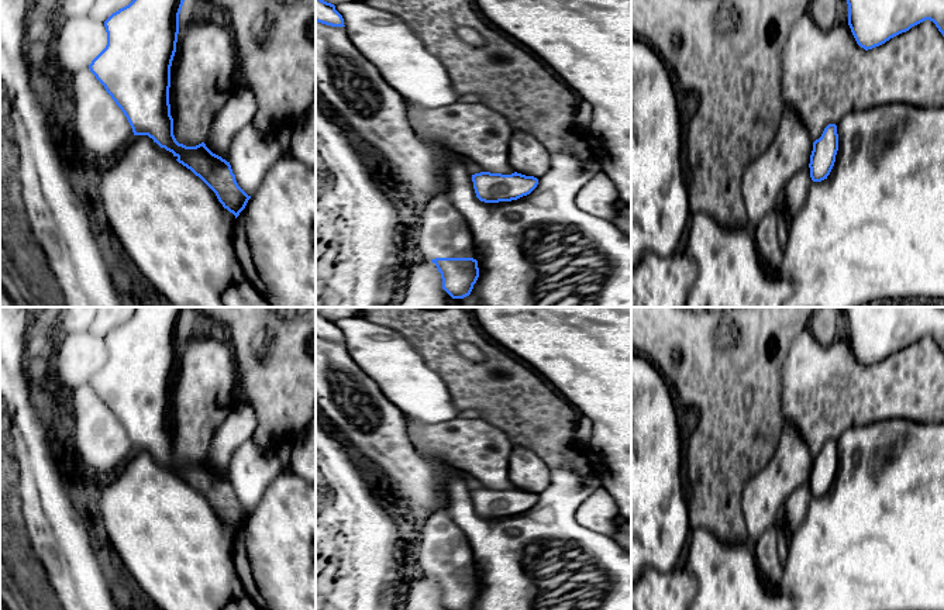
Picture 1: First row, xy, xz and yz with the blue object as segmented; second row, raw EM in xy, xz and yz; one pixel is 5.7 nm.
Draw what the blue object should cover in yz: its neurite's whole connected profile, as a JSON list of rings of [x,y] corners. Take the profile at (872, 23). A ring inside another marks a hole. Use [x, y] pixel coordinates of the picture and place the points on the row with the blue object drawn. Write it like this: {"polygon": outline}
{"polygon": [[[847,0],[848,25],[865,51],[930,20],[944,37],[944,0]]]}

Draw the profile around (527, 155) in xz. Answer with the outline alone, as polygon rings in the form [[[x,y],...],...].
[[[513,131],[509,162],[514,172],[540,179],[549,169],[549,152],[535,137]]]

